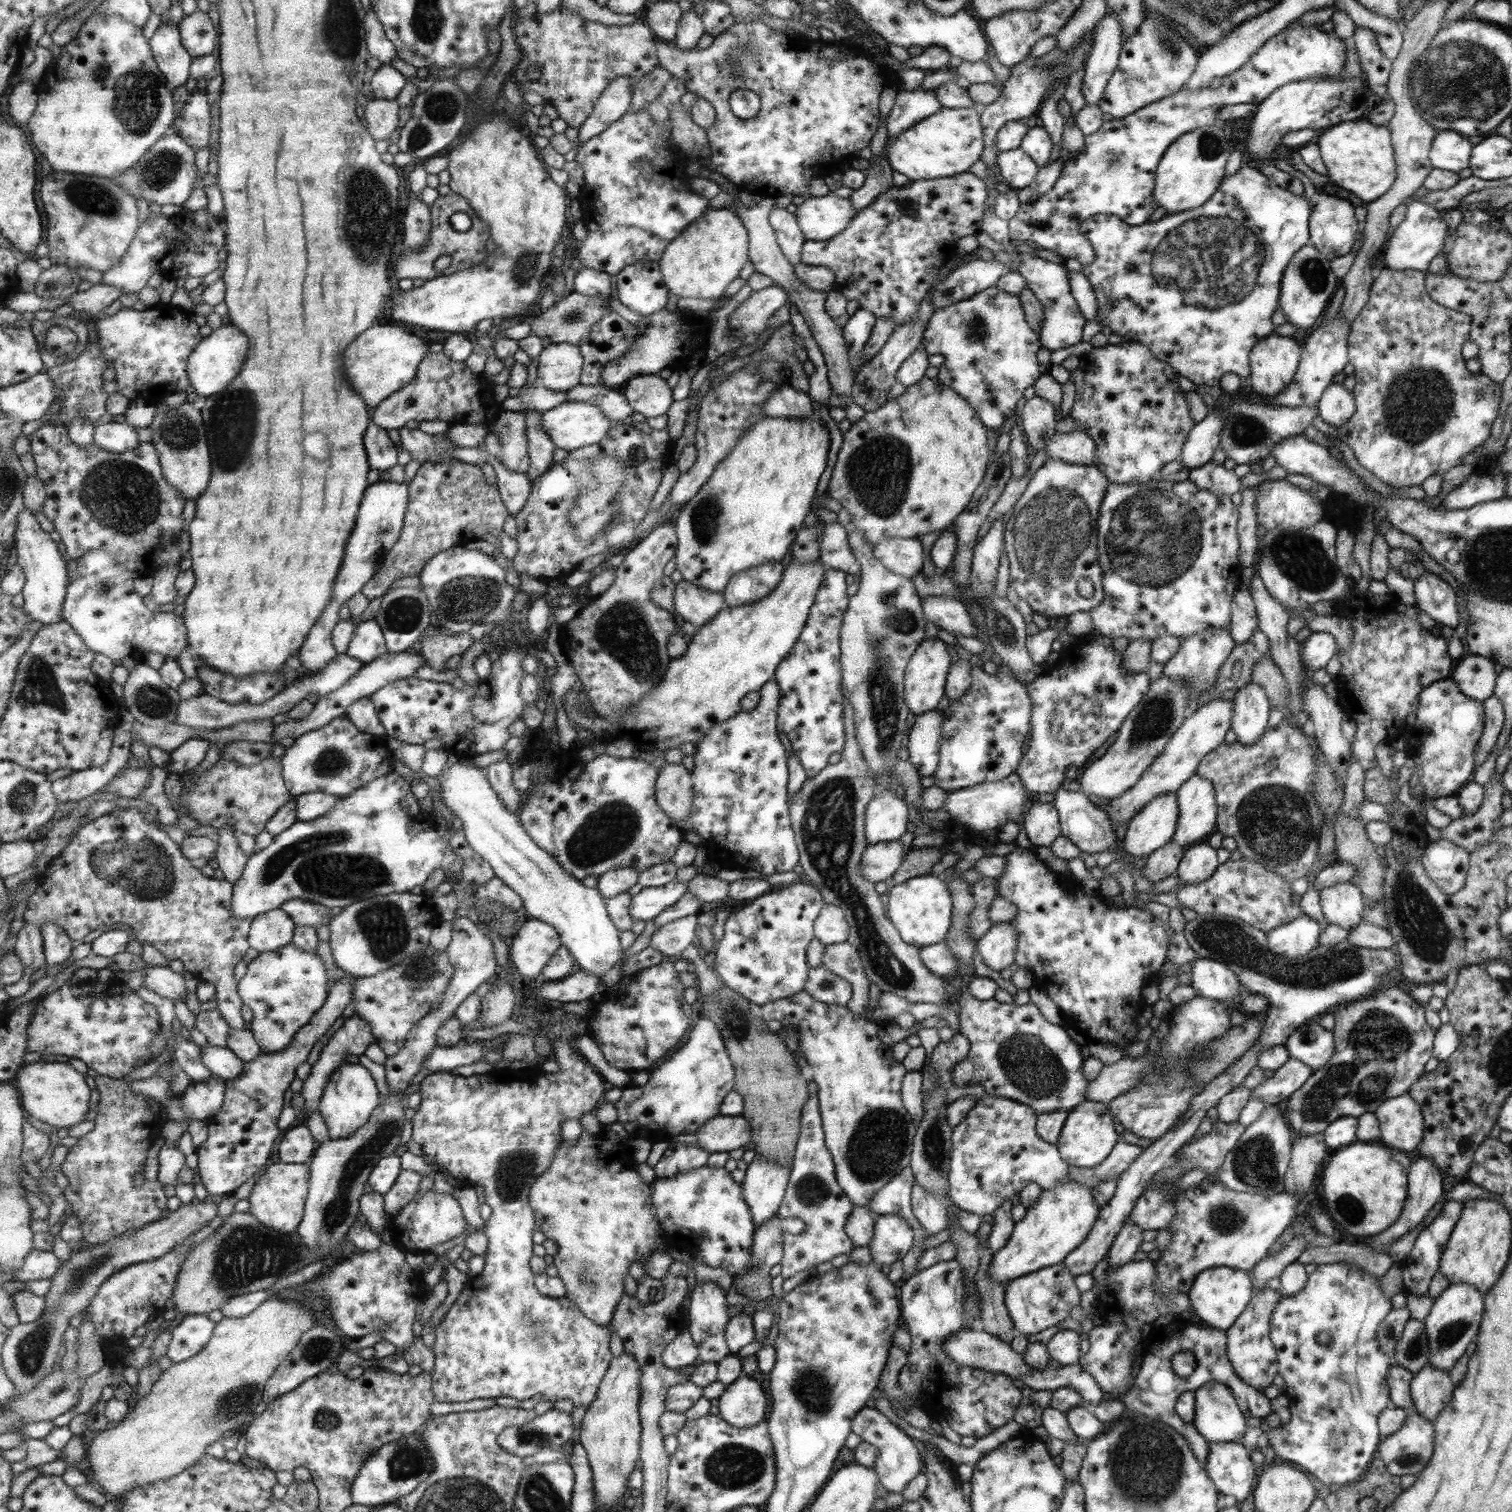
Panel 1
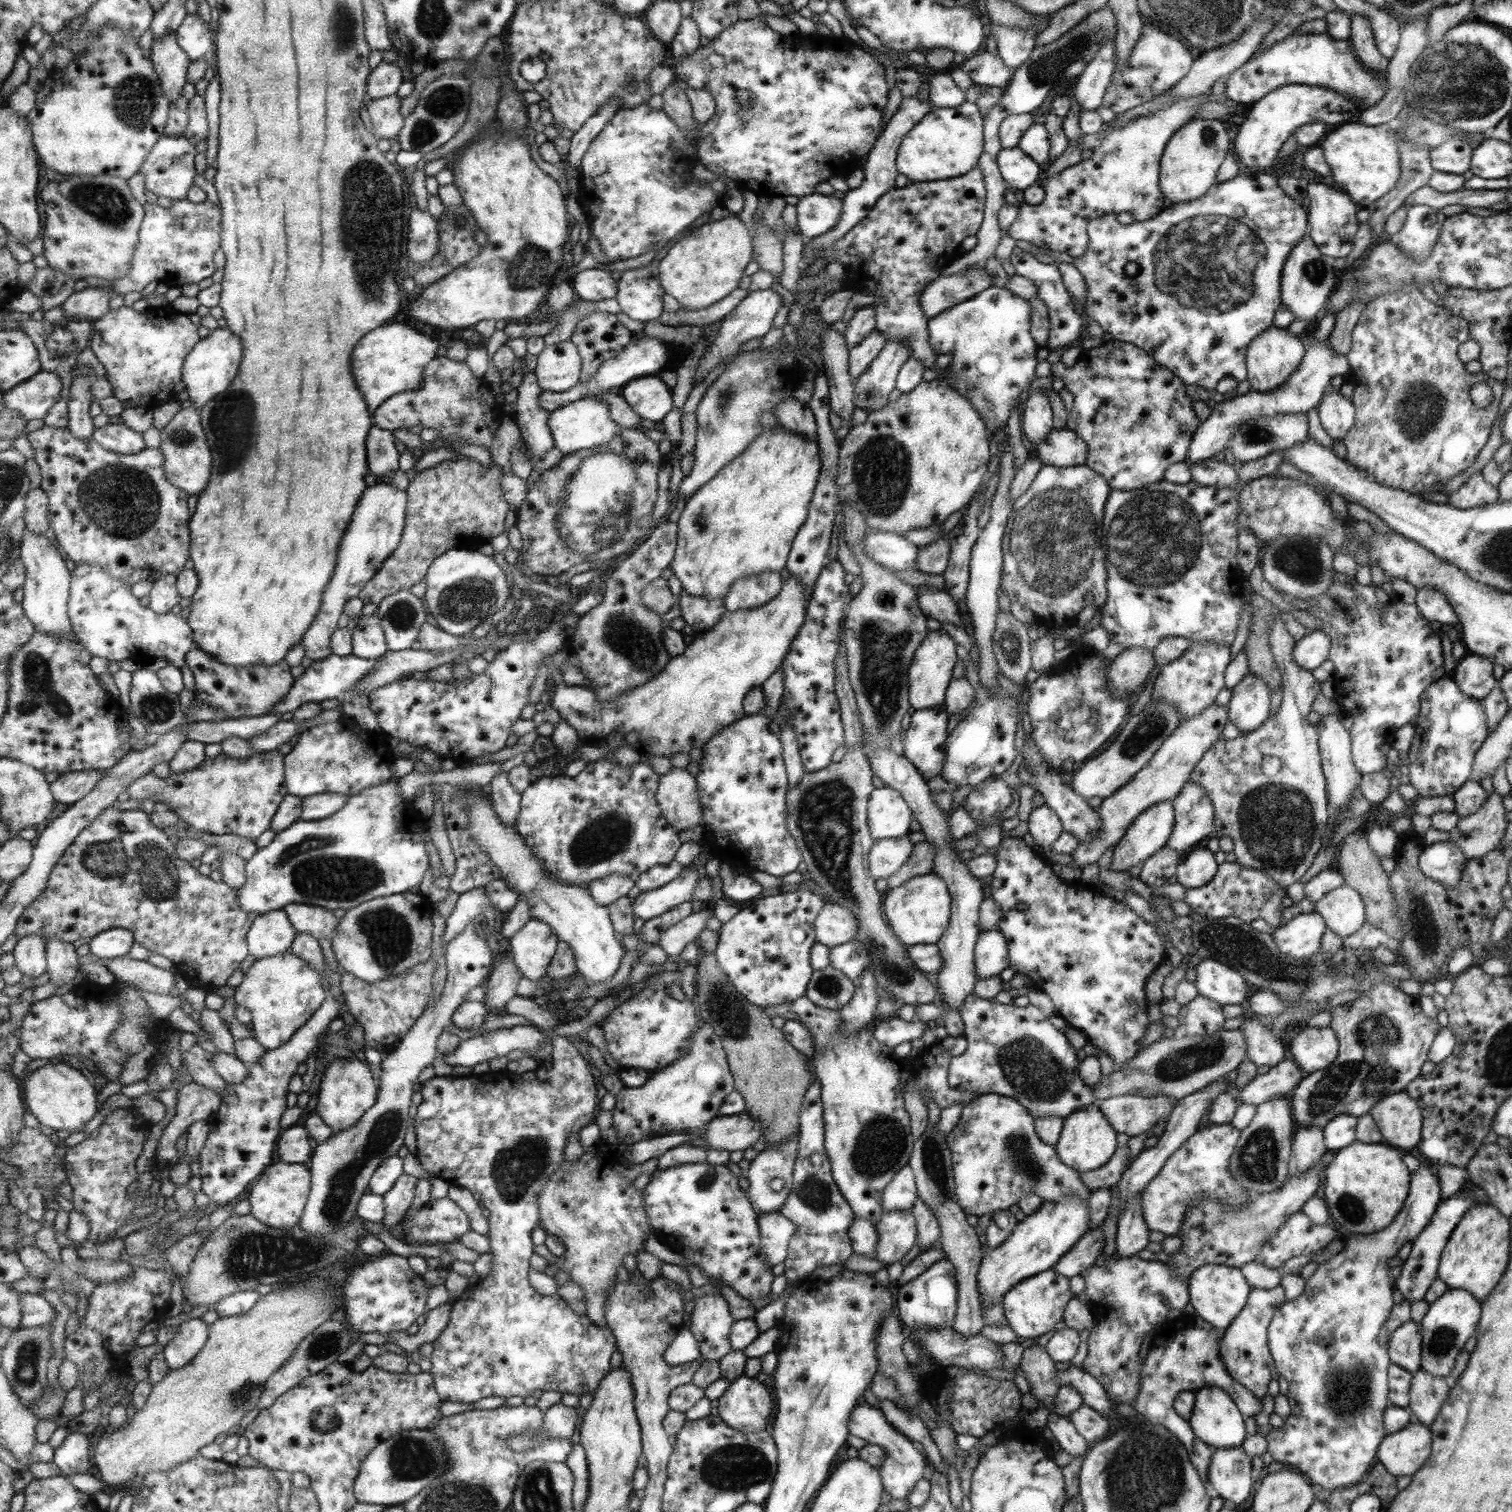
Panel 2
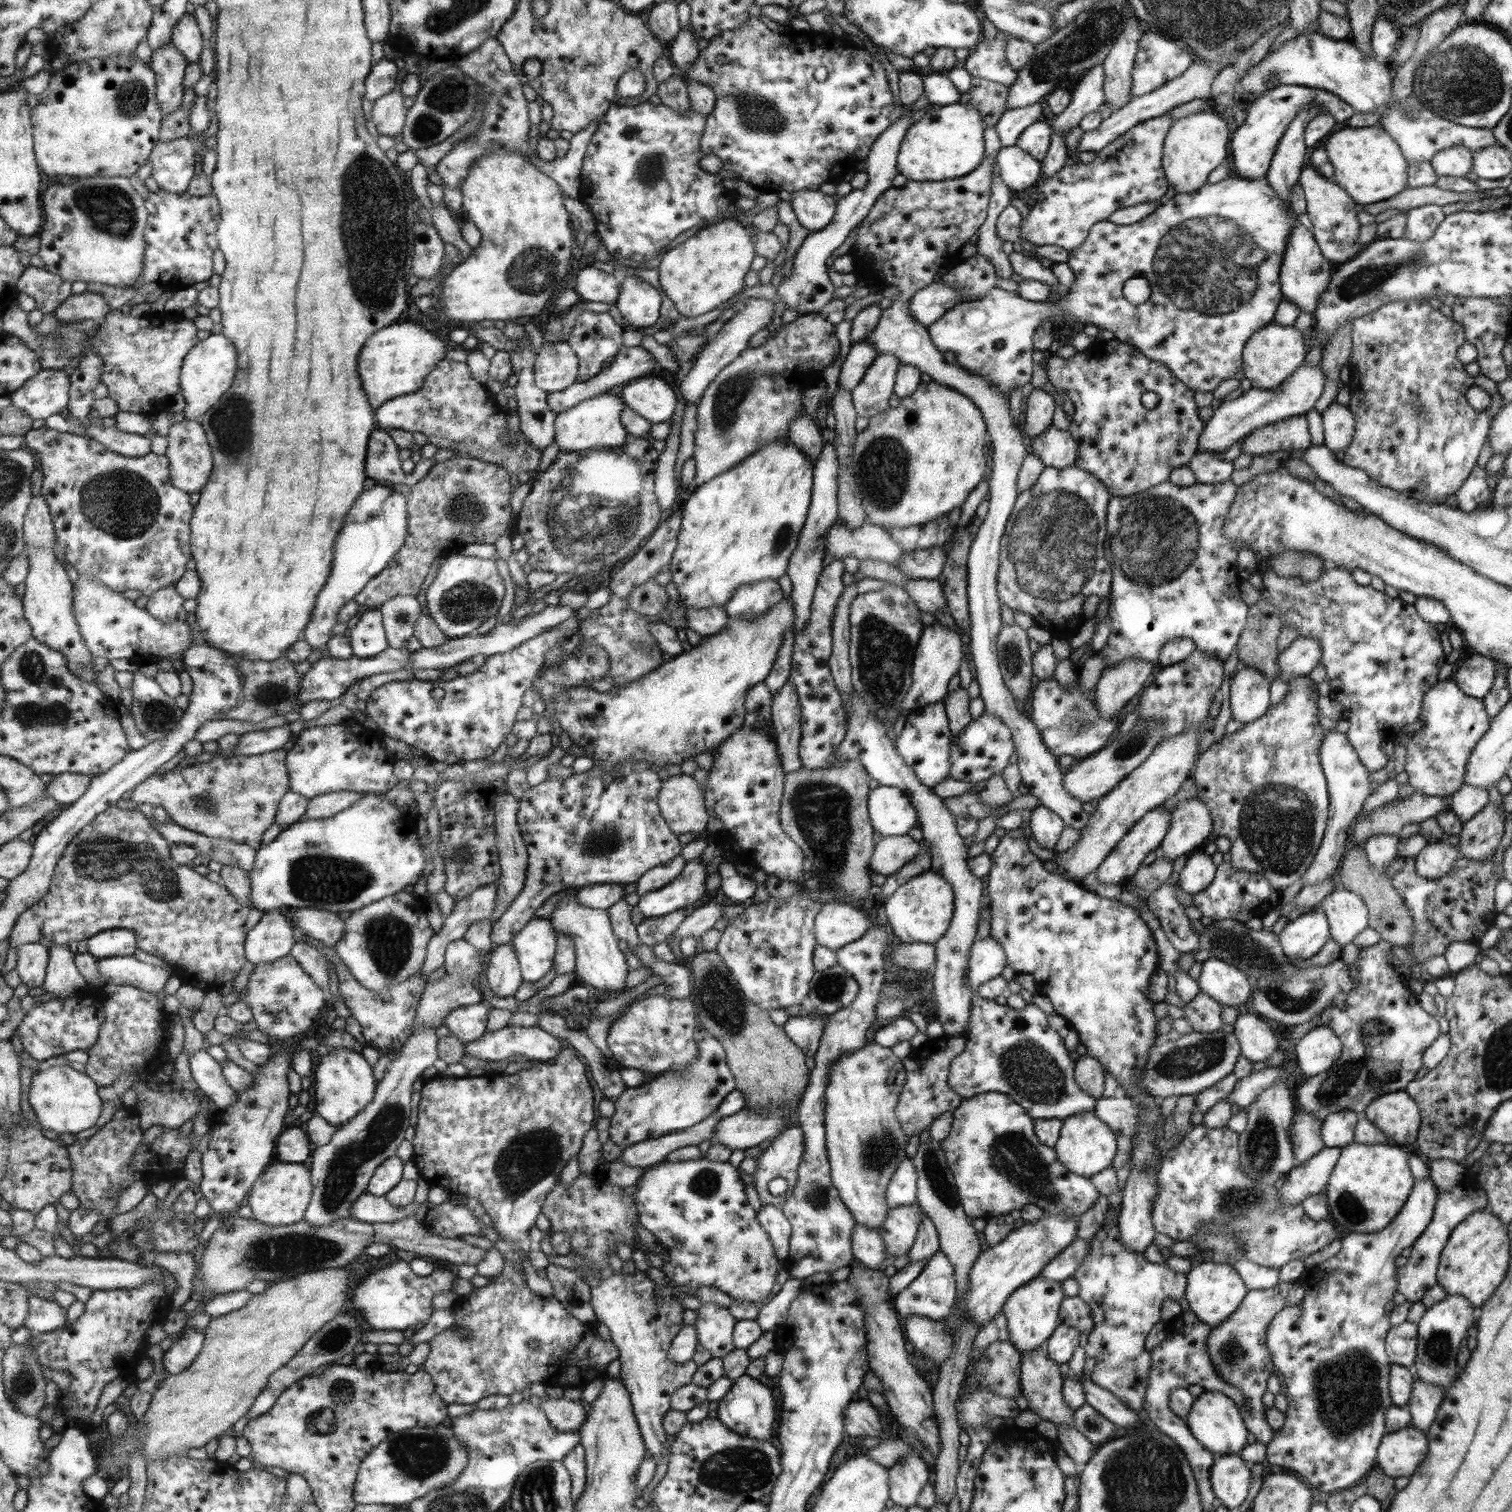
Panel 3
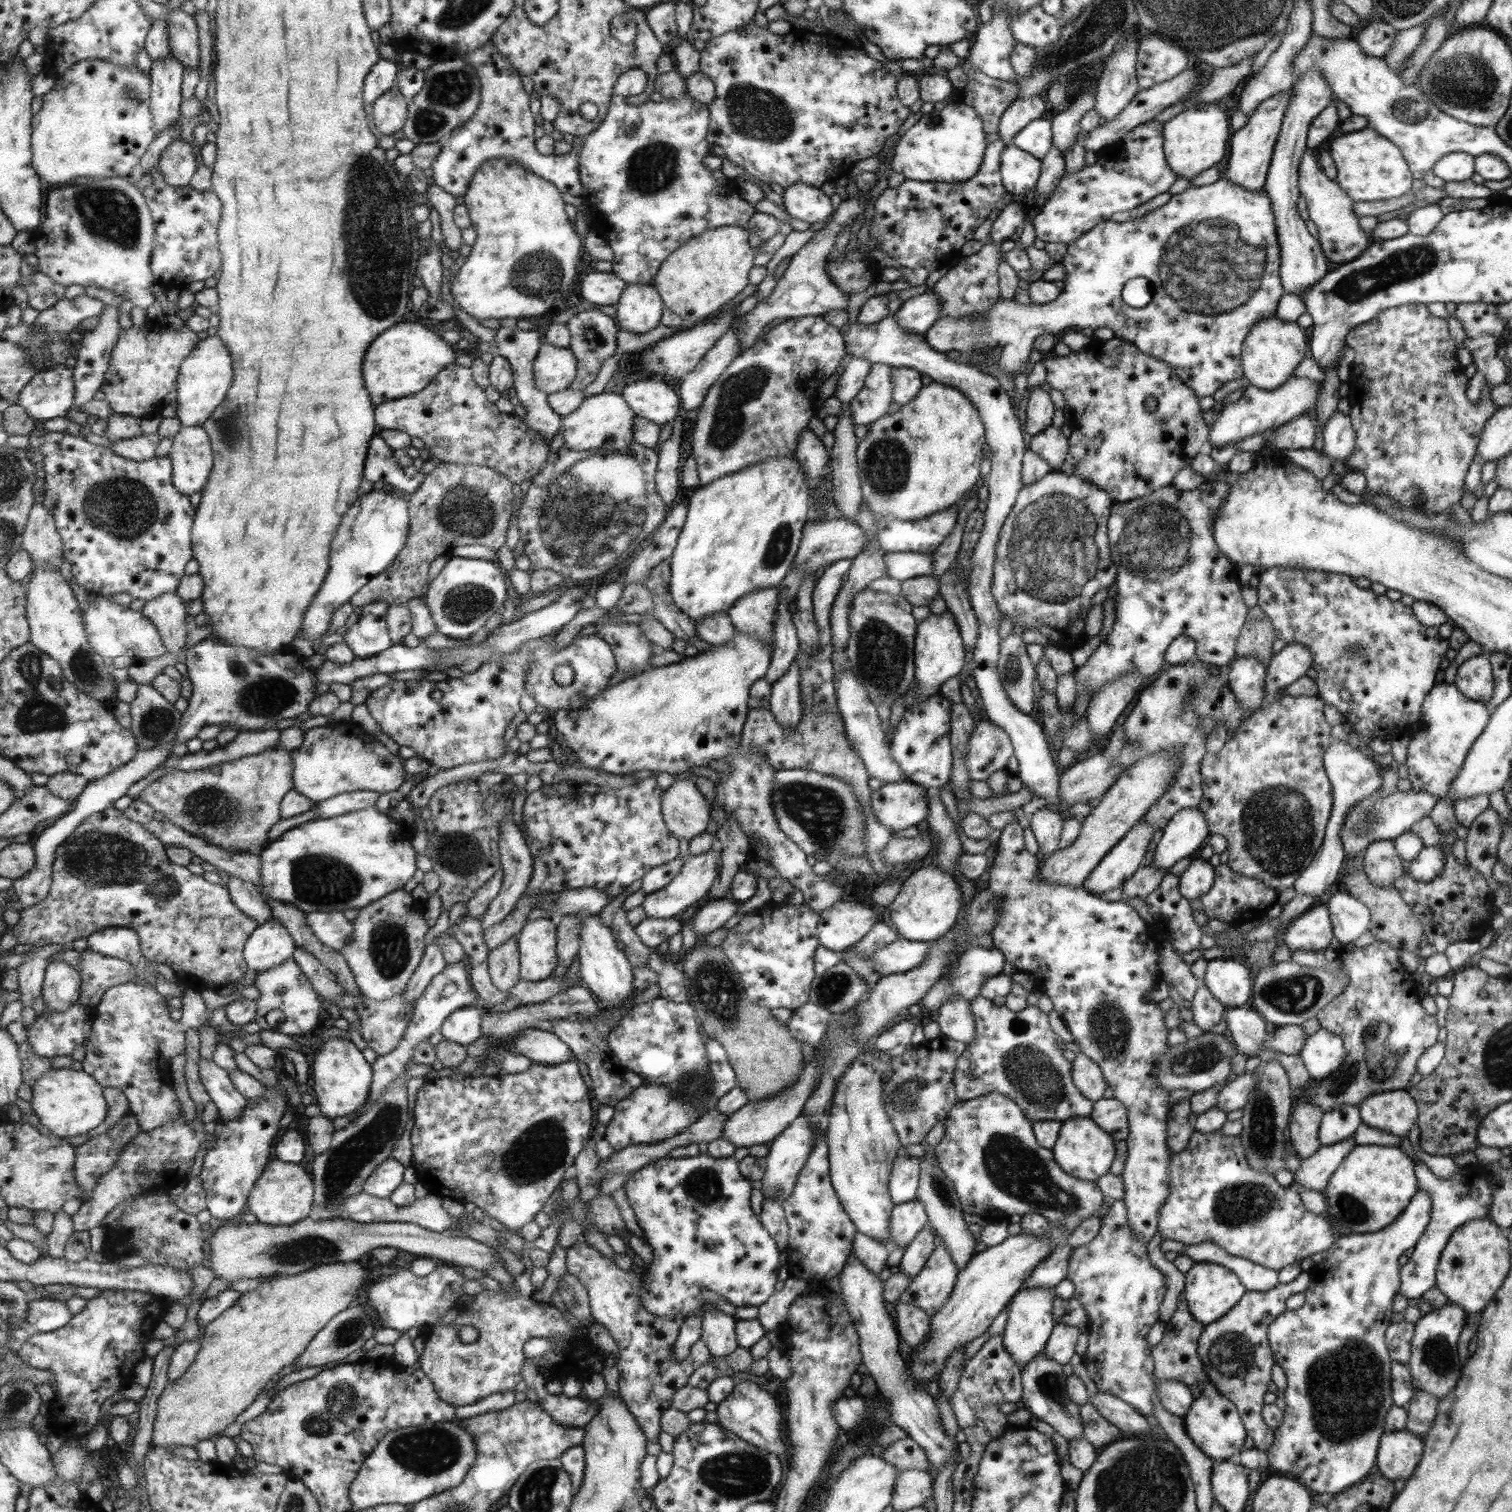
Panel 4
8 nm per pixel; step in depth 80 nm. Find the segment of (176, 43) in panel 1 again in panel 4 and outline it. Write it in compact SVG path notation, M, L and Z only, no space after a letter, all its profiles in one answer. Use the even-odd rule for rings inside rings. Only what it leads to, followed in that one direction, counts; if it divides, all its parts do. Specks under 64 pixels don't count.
M173 56L152 63L151 107L155 116L156 136L169 130L181 117L185 69L186 66Z

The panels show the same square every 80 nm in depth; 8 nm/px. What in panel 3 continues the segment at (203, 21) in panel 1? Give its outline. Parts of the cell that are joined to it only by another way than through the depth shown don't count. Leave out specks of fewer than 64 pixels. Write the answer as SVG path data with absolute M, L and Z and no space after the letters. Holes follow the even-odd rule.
M185 14L182 20L179 20L175 25L172 42L190 63L199 62L203 52L203 34L199 30L195 16Z

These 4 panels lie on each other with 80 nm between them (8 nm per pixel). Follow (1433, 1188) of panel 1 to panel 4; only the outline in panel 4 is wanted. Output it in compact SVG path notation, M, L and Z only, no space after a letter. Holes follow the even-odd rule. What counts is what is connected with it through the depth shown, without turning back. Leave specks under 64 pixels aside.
M1425 1190L1411 1197L1410 1204L1390 1225L1376 1233L1339 1237L1334 1247L1324 1251L1323 1259L1307 1264L1310 1276L1304 1290L1303 1306L1285 1310L1271 1322L1269 1331L1271 1350L1275 1362L1286 1376L1283 1390L1285 1410L1283 1421L1274 1429L1274 1443L1266 1451L1267 1464L1277 1472L1299 1479L1308 1490L1323 1494L1338 1494L1359 1485L1375 1464L1375 1450L1383 1434L1385 1414L1394 1406L1393 1391L1389 1388L1389 1348L1381 1338L1373 1338L1373 1326L1379 1322L1388 1324L1391 1300L1399 1288L1399 1264L1397 1258L1411 1246L1415 1246L1430 1222L1432 1202Z

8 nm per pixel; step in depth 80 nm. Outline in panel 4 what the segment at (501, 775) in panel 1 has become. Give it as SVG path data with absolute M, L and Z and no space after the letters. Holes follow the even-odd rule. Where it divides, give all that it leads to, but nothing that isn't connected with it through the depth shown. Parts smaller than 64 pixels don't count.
M508 814L508 817L502 823L500 851L502 854L502 868L506 875L499 896L493 902L490 902L487 912L479 918L479 923L483 924L485 932L489 931L491 927L501 924L516 909L518 902L526 894L534 875L534 858L528 840L525 833L513 823L511 814Z

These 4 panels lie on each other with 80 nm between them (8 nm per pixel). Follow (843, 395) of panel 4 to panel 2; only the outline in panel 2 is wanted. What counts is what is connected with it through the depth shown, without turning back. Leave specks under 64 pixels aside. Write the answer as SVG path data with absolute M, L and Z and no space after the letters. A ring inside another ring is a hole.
M875 328L862 341L859 341L858 345L848 350L847 372L852 383L862 372L865 372L869 363L879 354L885 343L882 332Z

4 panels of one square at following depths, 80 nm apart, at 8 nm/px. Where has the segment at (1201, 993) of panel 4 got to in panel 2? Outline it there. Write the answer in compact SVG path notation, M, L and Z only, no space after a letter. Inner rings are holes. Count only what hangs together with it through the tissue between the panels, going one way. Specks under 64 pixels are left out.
M1197 996L1191 1002L1181 1005L1177 1015L1179 1025L1173 1037L1203 1037L1217 1032L1224 1022L1222 1007L1210 999Z

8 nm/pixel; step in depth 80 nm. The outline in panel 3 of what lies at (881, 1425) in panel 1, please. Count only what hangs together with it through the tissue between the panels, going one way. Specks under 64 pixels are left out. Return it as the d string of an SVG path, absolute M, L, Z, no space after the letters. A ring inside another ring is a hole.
M863 1395L860 1399L849 1401L849 1406L843 1408L843 1429L851 1437L875 1437L879 1442L885 1442L887 1436L879 1426L879 1418L875 1408ZM911 1450L897 1465L886 1469L891 1502L903 1508L915 1505L921 1486L929 1480L929 1470L923 1460Z

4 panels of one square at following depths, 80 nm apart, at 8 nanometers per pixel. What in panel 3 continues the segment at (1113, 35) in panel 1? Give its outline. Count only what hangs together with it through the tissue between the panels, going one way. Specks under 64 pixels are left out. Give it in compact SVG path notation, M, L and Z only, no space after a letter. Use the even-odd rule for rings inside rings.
M1096 64L1089 68L1089 72L1081 77L1080 81L1070 93L1069 105L1063 108L1063 112L1052 116L1052 130L1054 134L1065 137L1066 132L1091 112L1096 112L1104 102L1103 96L1103 69L1102 64Z

